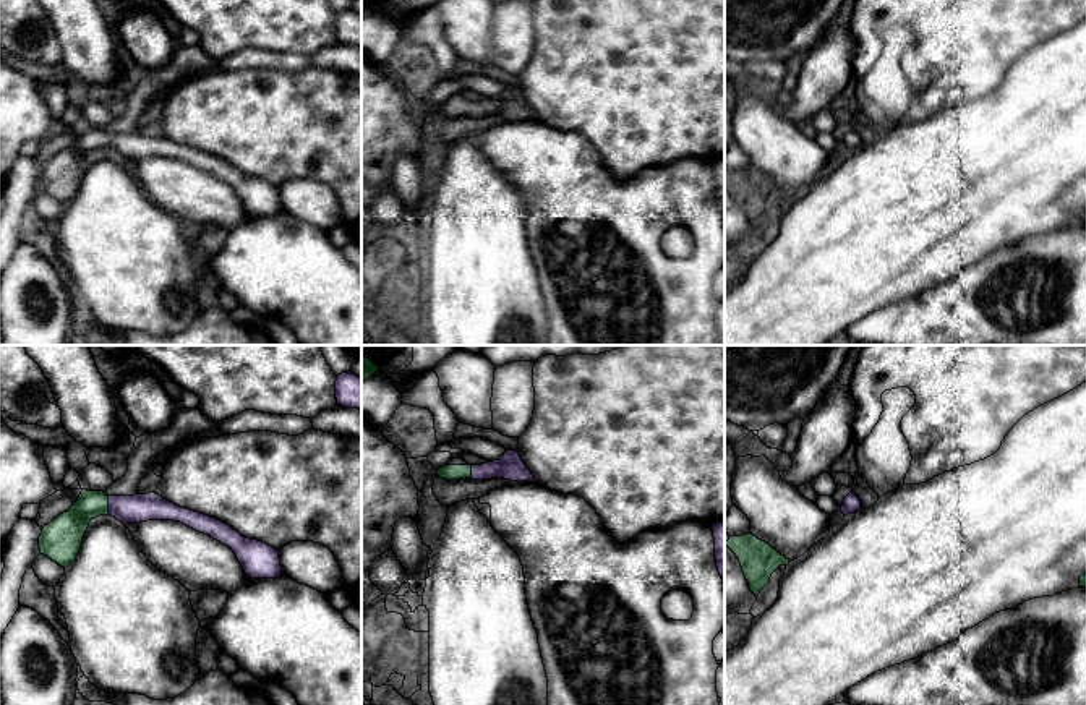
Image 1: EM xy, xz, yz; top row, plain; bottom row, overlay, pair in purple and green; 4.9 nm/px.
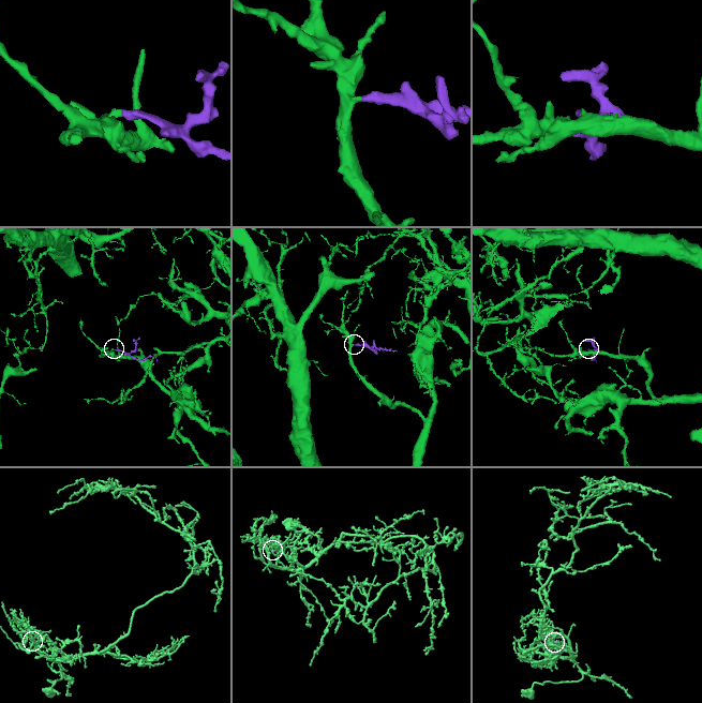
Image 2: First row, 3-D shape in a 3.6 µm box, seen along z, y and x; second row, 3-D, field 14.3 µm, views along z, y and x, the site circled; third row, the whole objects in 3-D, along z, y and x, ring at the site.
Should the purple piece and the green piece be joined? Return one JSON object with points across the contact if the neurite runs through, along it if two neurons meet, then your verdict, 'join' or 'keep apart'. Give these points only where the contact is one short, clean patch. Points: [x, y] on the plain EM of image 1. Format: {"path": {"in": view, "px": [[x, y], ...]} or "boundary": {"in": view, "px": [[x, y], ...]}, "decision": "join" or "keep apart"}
{"decision": "join"}

